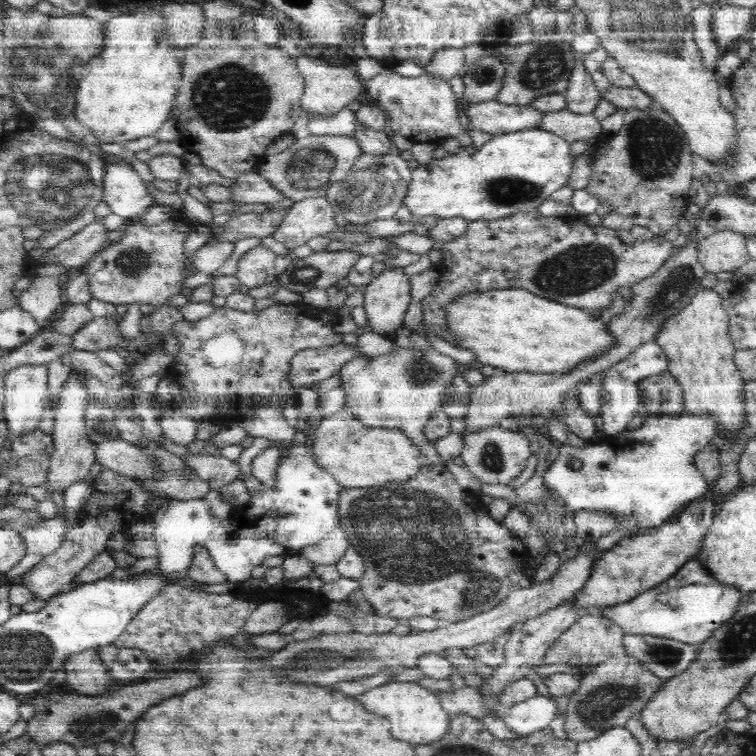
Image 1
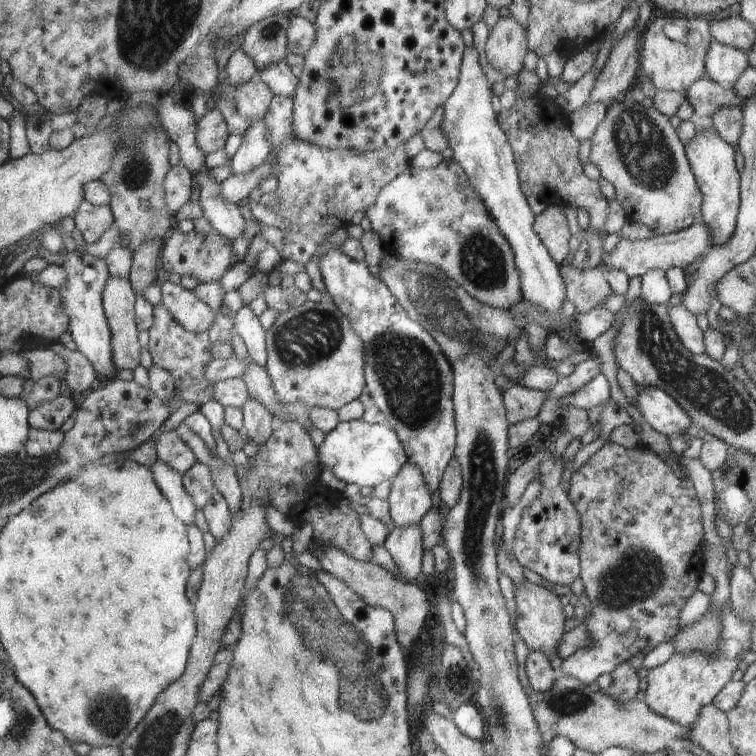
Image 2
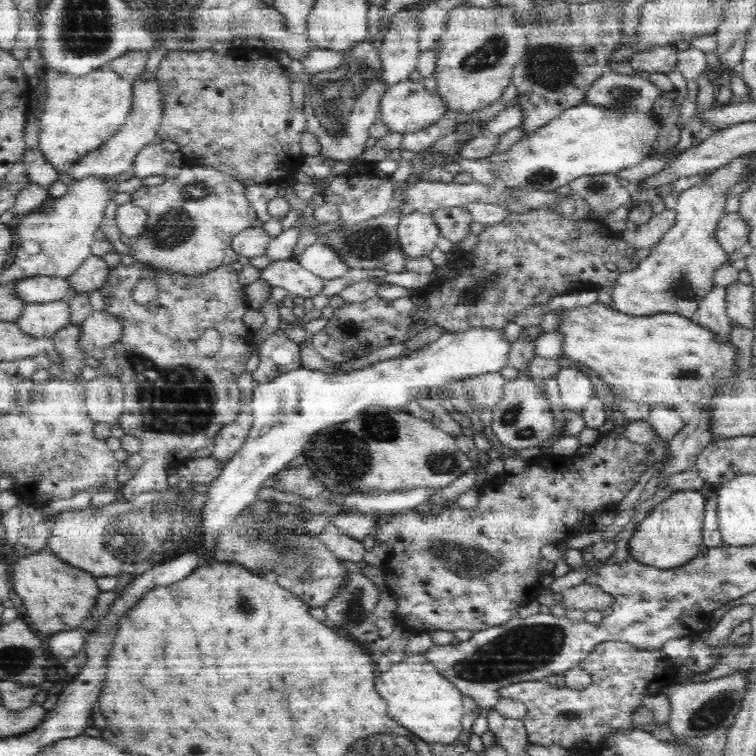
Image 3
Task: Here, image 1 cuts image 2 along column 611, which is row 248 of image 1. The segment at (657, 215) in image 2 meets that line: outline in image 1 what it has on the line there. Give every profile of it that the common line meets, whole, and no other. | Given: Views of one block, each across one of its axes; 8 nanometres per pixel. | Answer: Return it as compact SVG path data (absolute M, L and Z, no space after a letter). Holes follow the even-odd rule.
M173 215L168 221L162 222L159 226L147 226L142 219L131 220L128 225L122 229L124 237L115 244L106 244L104 249L96 253L83 267L88 275L89 289L92 298L110 302L114 305L127 305L133 302L152 304L154 306L163 305L166 301L174 296L185 292L181 286L182 280L198 272L193 265L193 258L184 255L184 242L189 232L182 233L177 231L176 221L180 220L182 215Z

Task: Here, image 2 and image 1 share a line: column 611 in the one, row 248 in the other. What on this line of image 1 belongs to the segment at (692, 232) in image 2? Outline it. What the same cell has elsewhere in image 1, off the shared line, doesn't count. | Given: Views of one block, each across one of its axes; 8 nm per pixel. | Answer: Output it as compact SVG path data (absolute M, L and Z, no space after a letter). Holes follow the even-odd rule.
M260 244L252 250L246 252L237 262L237 272L235 276L249 289L263 284L270 284L277 280L276 253Z

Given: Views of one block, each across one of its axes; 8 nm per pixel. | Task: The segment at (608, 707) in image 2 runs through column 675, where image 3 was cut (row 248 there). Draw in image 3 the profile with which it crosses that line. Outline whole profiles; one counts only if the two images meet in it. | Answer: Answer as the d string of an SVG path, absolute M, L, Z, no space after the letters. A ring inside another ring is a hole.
M735 212L722 214L715 232L716 241L728 253L736 252L743 246L749 245L748 225Z

